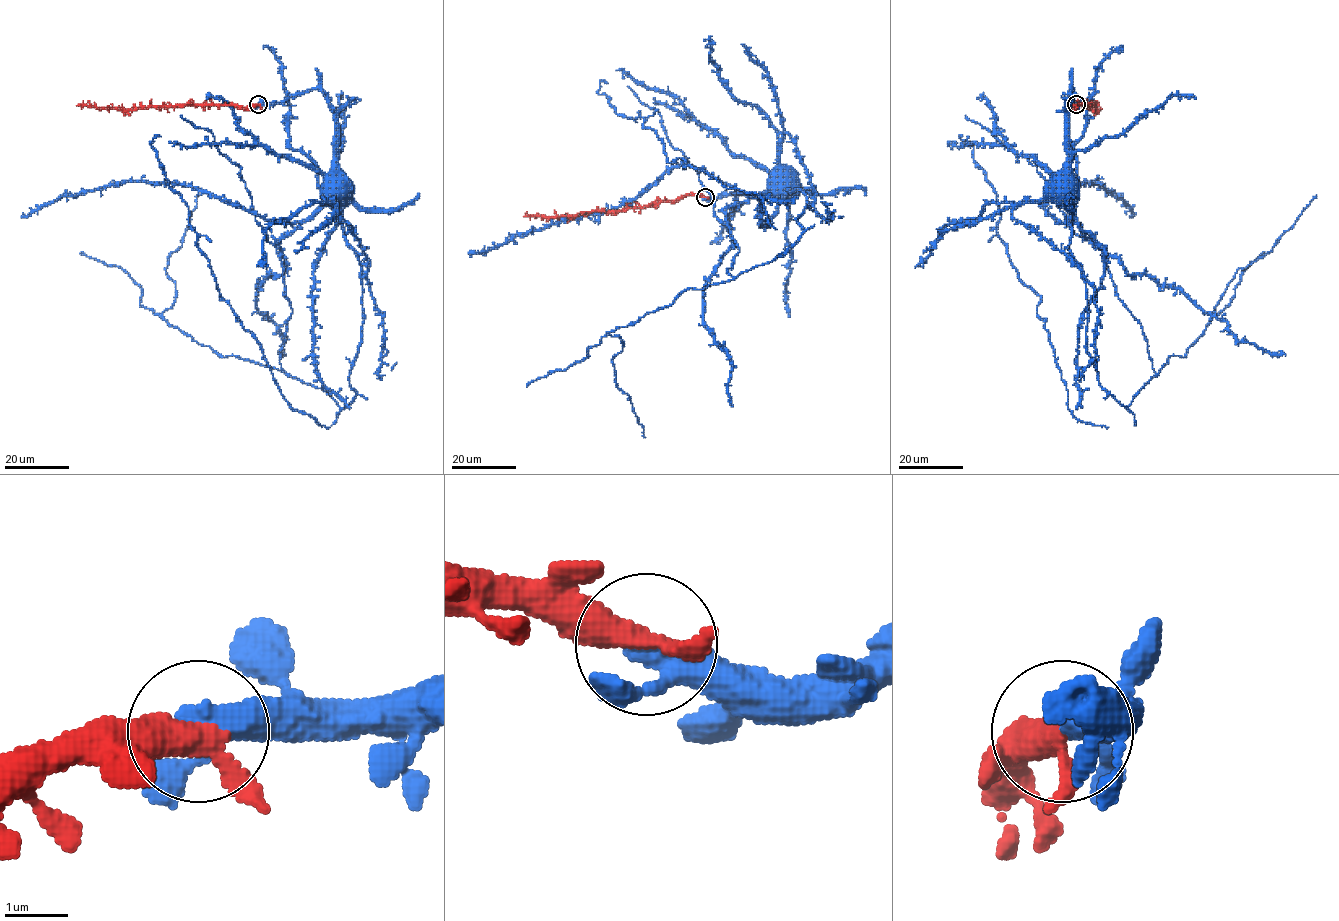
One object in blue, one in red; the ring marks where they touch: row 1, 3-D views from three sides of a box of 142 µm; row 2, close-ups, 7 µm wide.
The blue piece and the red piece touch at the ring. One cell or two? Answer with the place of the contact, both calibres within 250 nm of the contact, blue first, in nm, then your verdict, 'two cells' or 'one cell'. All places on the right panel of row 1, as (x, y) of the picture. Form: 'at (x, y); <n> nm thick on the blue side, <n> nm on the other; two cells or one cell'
at (1076, 104); 380 nm thick on the blue side, 360 nm on the other; one cell

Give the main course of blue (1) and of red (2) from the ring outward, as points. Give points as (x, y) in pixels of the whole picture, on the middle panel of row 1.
1: (705, 197), (765, 194), (782, 189), (780, 182)
2: (705, 197), (684, 195), (674, 200), (573, 216), (542, 217), (527, 212)

